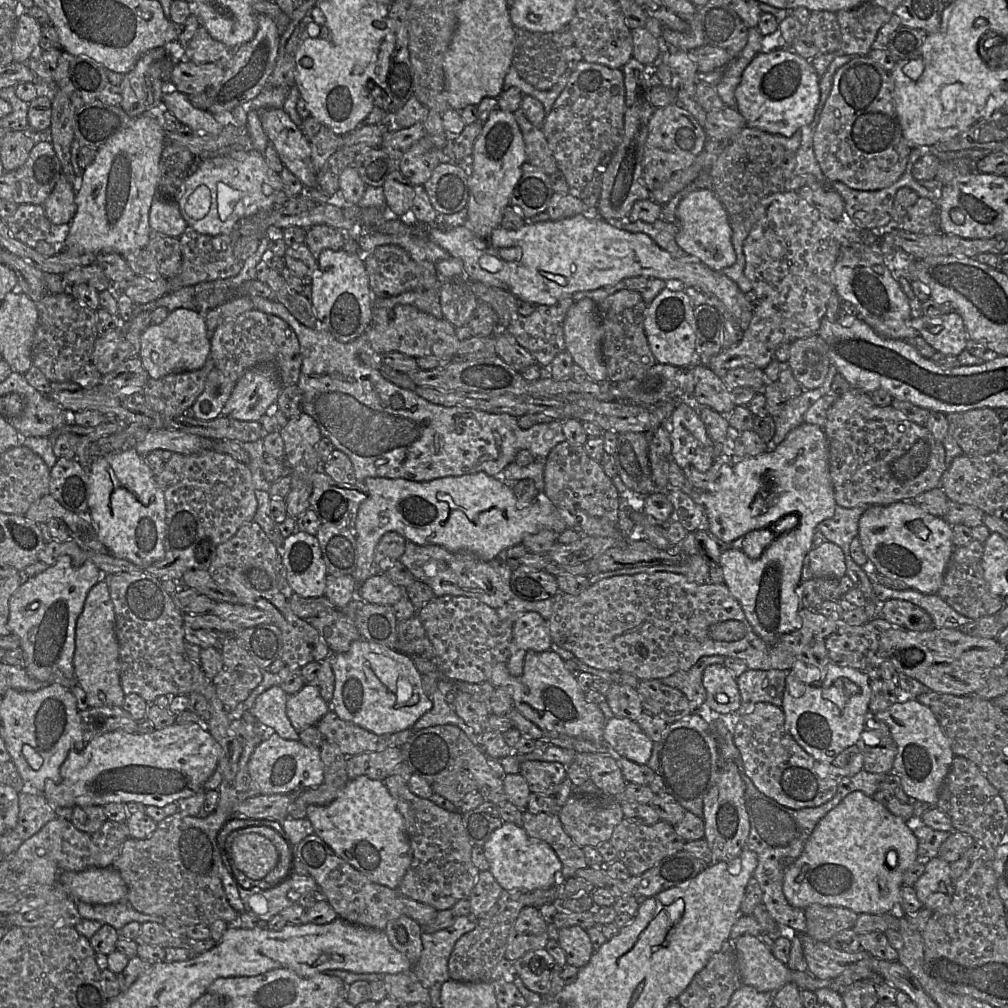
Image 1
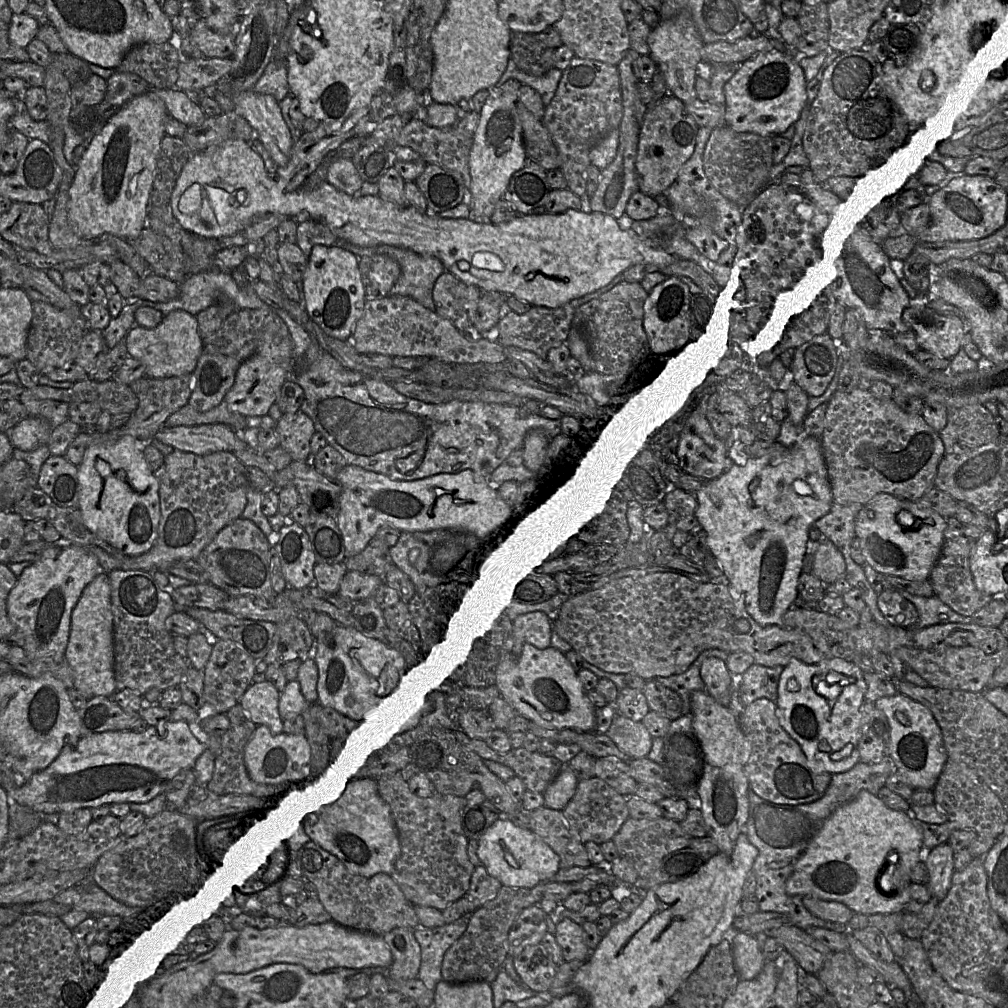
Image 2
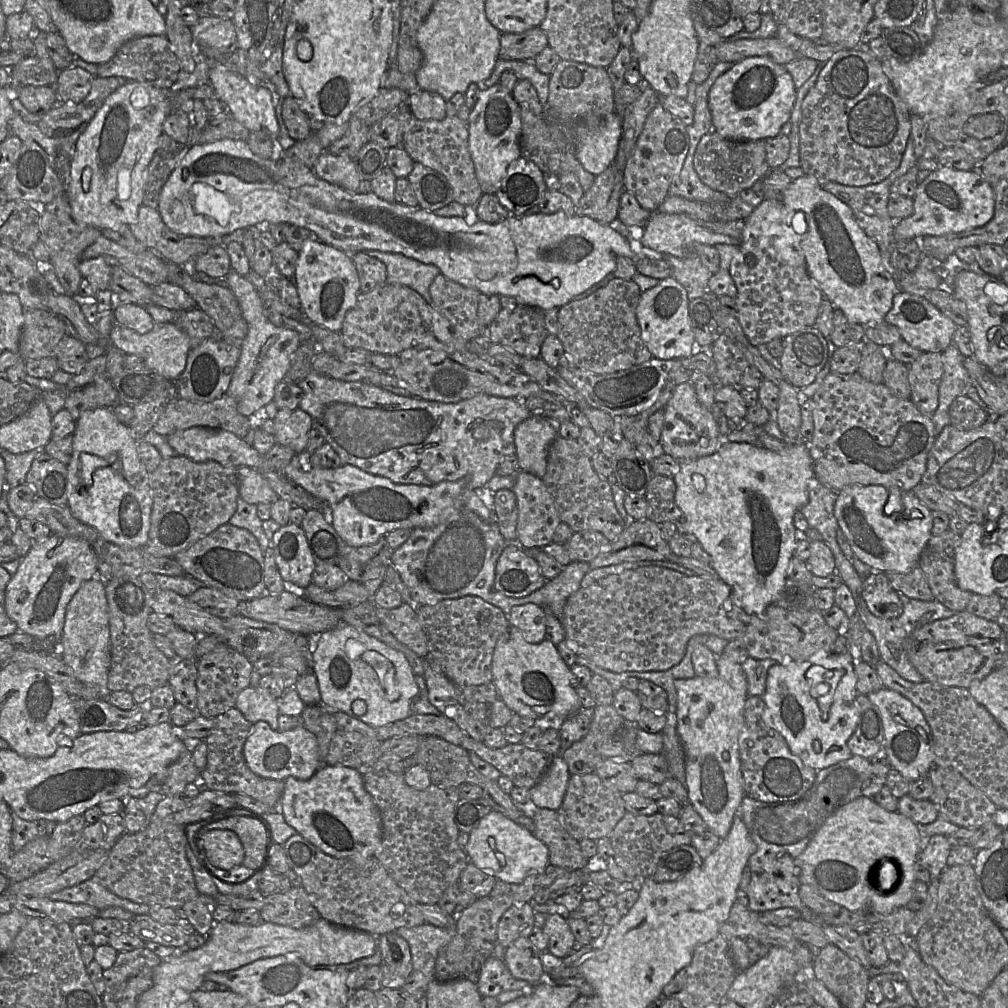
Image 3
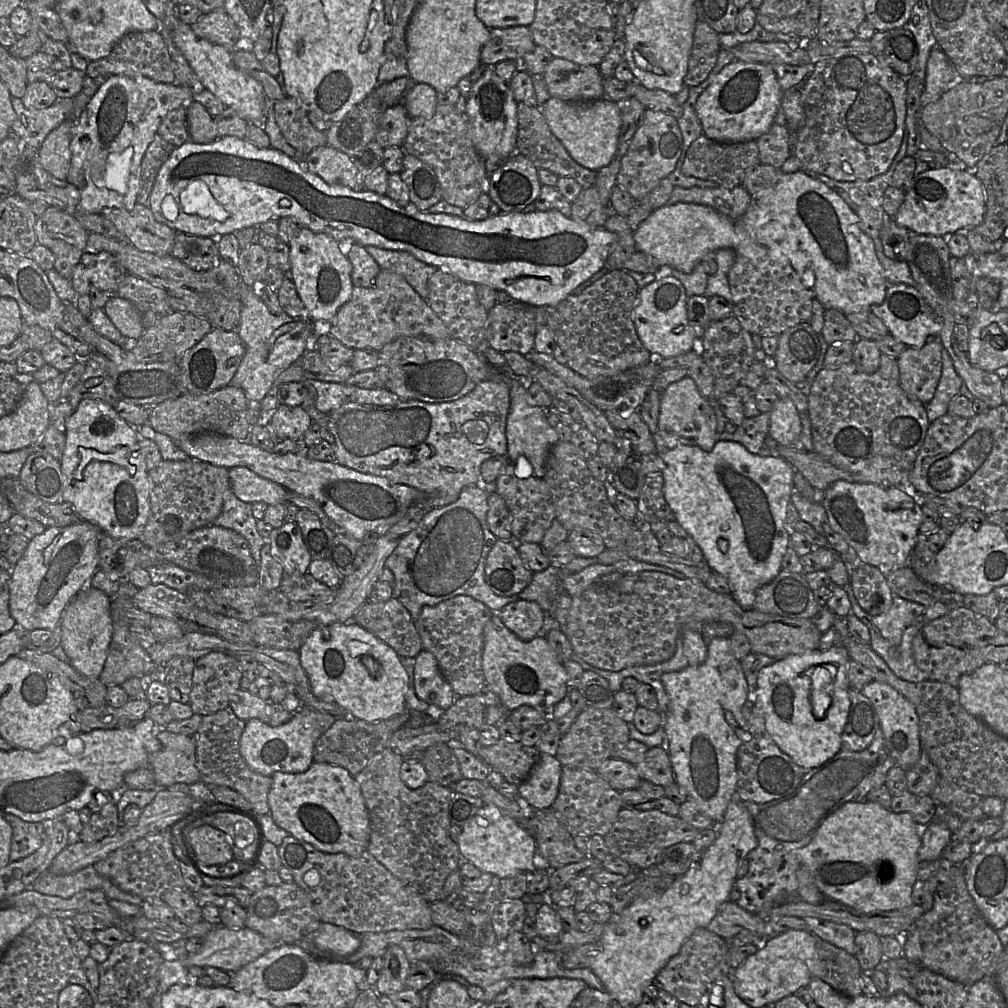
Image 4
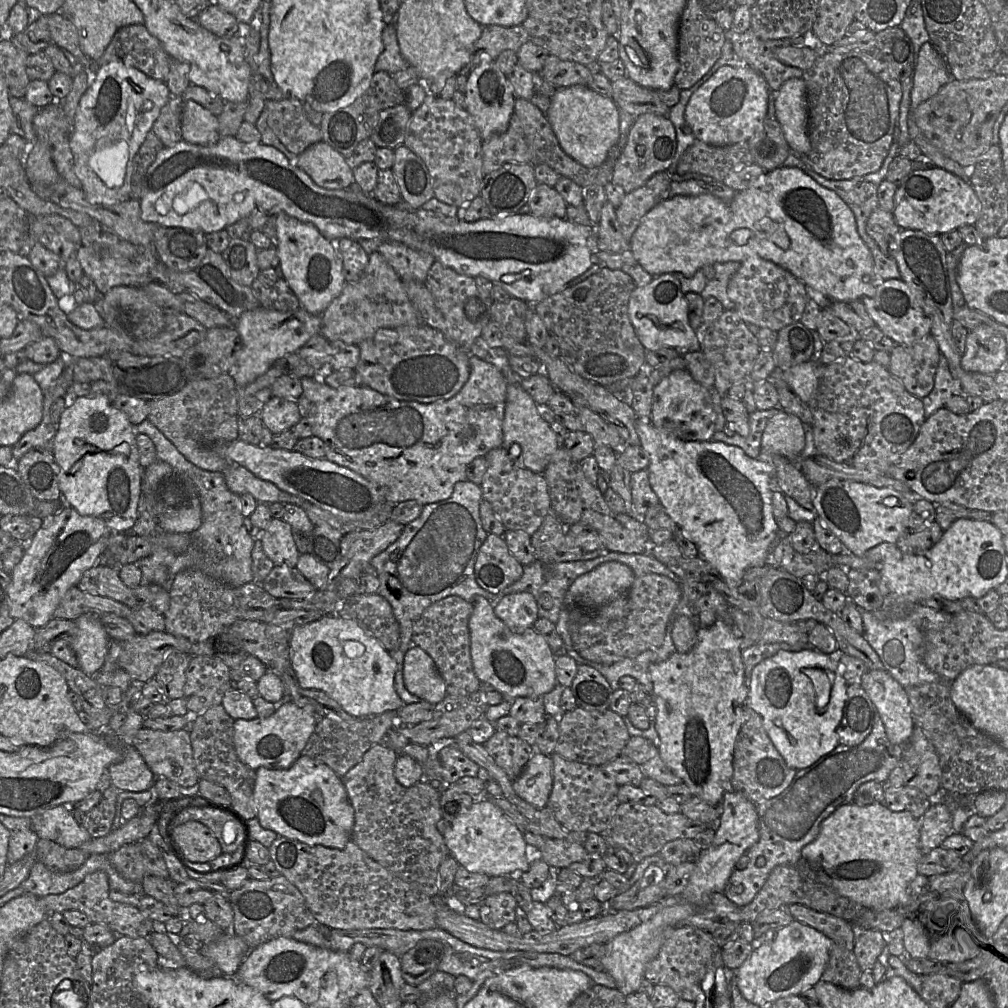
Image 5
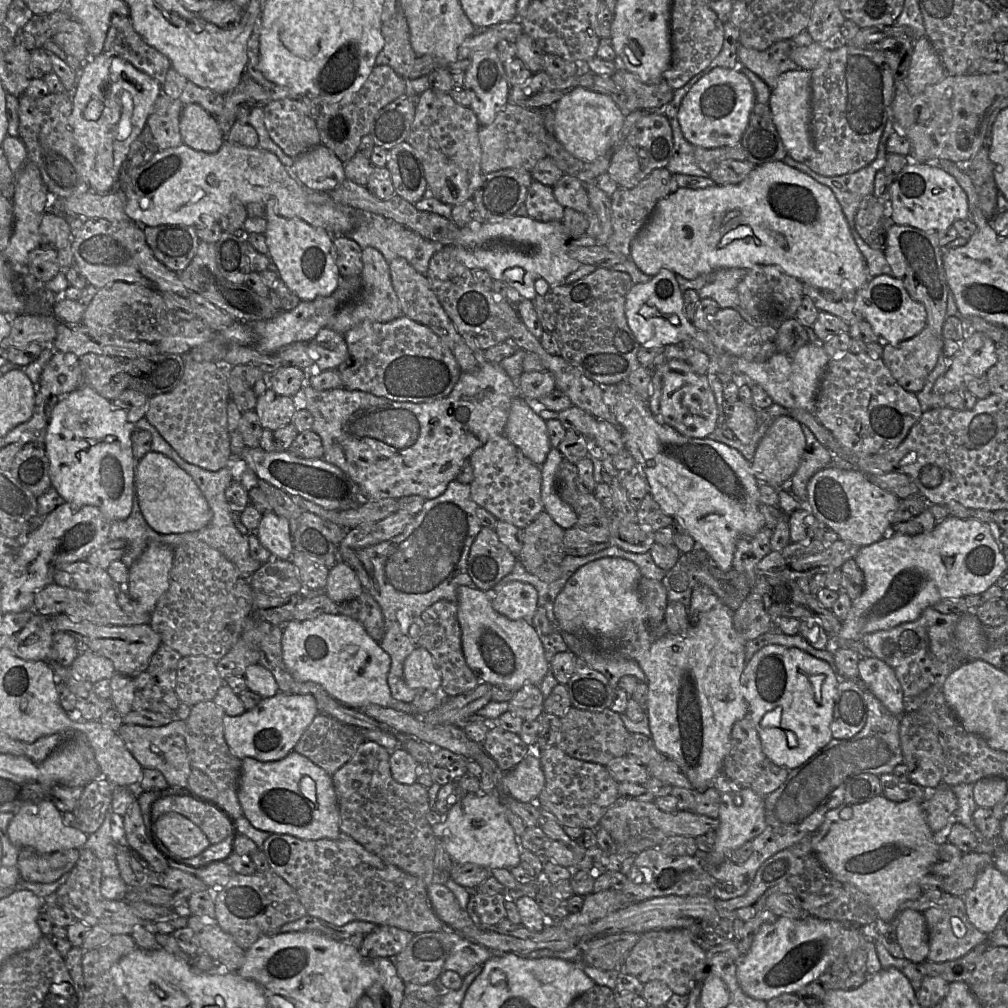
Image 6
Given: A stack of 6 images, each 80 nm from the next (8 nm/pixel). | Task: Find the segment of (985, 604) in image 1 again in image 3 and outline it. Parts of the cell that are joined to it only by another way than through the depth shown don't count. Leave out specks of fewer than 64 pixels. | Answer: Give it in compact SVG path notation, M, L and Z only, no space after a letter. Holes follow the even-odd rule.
M950 530L940 535L932 535L917 563L934 599L954 612L966 610L972 595L957 585L954 575L954 555L960 536Z

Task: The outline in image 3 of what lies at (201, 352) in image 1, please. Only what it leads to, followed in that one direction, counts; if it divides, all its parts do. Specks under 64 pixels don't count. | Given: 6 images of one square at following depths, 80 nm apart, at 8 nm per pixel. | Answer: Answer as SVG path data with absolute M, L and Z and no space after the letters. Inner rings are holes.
M175 322L157 324L145 334L139 334L114 323L109 334L109 342L125 354L135 354L142 357L147 368L170 381L176 381L182 375L192 349L188 335Z

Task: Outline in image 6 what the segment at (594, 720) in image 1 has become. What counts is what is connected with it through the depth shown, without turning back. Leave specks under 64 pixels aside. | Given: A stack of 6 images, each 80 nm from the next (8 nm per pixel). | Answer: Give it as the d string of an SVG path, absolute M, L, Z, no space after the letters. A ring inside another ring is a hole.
M464 585L458 587L456 603L463 654L474 674L484 682L513 692L518 691L525 684L534 684L540 687L550 668L550 663L545 658L541 638L534 627L524 619L511 620L494 610L487 593L478 588Z

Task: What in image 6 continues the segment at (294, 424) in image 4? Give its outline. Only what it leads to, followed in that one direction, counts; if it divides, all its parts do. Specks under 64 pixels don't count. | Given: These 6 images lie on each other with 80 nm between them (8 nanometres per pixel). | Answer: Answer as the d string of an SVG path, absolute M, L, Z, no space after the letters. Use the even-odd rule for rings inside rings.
M268 388L257 397L255 412L263 429L275 431L292 422L293 415L298 408L296 398L276 393Z

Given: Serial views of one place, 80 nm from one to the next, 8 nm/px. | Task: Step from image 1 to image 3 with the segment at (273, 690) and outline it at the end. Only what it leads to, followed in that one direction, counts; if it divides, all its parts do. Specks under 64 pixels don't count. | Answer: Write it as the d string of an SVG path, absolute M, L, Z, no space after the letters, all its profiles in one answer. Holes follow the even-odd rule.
M247 687L239 693L235 705L252 724L265 721L273 730L278 730L279 702L267 690Z

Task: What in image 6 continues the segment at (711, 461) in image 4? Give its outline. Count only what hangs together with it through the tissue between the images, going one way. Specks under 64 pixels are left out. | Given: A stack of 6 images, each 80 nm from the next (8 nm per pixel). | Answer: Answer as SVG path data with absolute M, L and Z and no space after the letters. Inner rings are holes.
M626 381L603 387L603 400L613 412L617 426L622 432L625 449L627 449L634 457L638 473L641 473L650 487L650 493L654 500L659 504L665 514L672 517L674 521L680 523L686 531L692 536L697 546L703 549L709 556L711 562L723 572L729 572L733 567L733 558L736 550L736 543L740 538L751 538L765 527L765 520L759 510L759 484L755 477L751 462L748 461L738 450L731 448L723 443L711 440L709 438L690 438L680 434L671 426L663 423L656 418L648 407L648 403L644 401L636 391Z

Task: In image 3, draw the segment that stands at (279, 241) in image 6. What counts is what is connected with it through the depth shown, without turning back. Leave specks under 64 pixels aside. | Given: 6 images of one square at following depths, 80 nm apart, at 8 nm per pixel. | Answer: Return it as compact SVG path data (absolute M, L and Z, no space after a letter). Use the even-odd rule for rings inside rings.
M309 237L298 252L292 279L301 301L300 309L305 316L333 332L340 332L345 315L354 307L361 292L358 273L350 254L316 237Z

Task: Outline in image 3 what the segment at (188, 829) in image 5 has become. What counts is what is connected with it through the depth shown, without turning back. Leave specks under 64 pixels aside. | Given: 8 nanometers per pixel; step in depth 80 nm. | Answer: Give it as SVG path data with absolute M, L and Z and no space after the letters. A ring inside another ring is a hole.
M230 830L204 831L199 838L199 847L215 867L232 869L243 864L245 850L242 841Z

